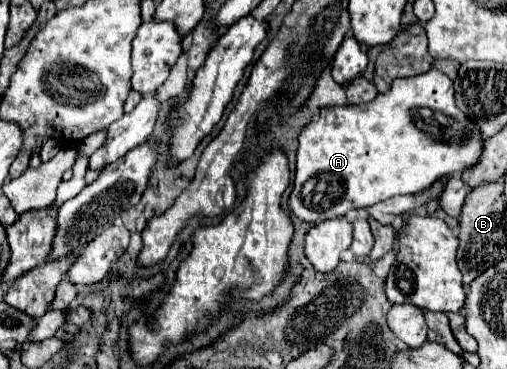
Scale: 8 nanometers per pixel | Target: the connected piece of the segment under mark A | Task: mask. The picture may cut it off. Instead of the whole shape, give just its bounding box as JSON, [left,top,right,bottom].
[290,71,484,223]

